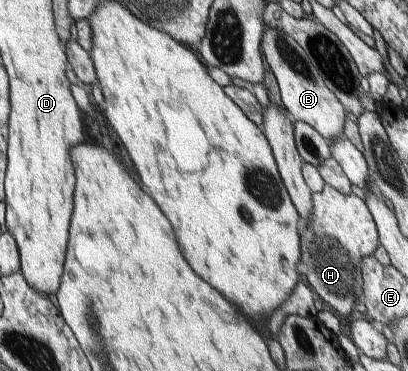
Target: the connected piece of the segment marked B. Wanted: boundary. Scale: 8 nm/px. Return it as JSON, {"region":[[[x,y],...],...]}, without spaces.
{"region":[[[266,27],[262,35],[260,46],[266,66],[270,67],[273,75],[275,75],[282,101],[293,122],[302,121],[311,124],[311,127],[316,129],[328,141],[329,145],[336,137],[343,135],[345,118],[348,116],[346,109],[341,105],[340,99],[337,99],[337,96],[327,87],[326,78],[321,68],[310,58],[303,46],[284,31],[276,31],[276,29],[269,27]]]}

